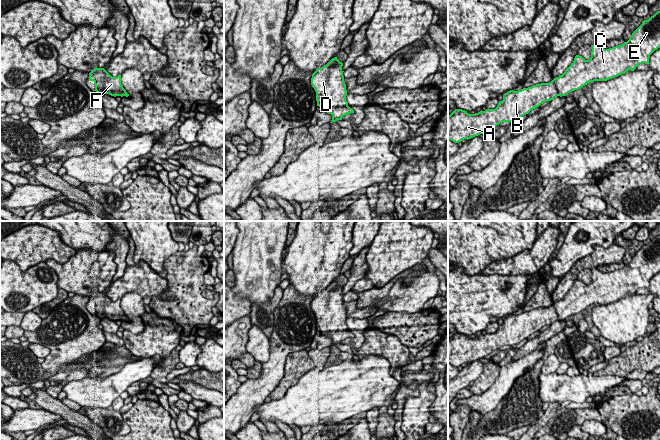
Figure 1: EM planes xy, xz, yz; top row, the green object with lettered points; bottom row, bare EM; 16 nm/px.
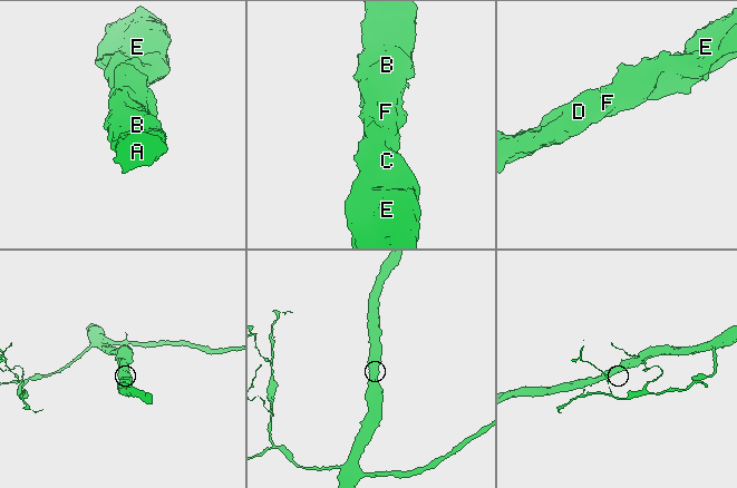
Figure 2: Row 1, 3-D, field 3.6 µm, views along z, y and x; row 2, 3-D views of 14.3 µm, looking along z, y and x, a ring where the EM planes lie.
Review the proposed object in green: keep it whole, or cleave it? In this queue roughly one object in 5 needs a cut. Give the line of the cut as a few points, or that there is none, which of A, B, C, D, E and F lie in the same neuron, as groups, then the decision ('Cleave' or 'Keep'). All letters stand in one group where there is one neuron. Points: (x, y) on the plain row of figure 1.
No split. Groups: A B C D E F. Keep

